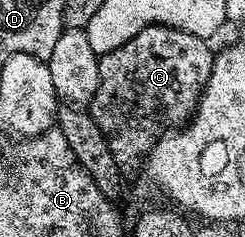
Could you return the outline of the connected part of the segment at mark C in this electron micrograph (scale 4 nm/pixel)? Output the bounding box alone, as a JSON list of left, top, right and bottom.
[89,24,213,167]

